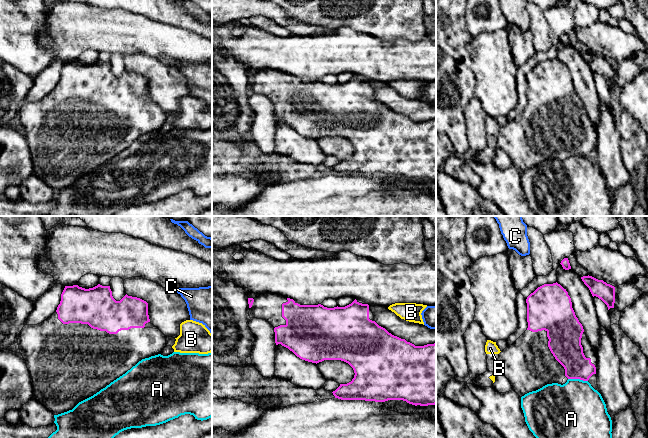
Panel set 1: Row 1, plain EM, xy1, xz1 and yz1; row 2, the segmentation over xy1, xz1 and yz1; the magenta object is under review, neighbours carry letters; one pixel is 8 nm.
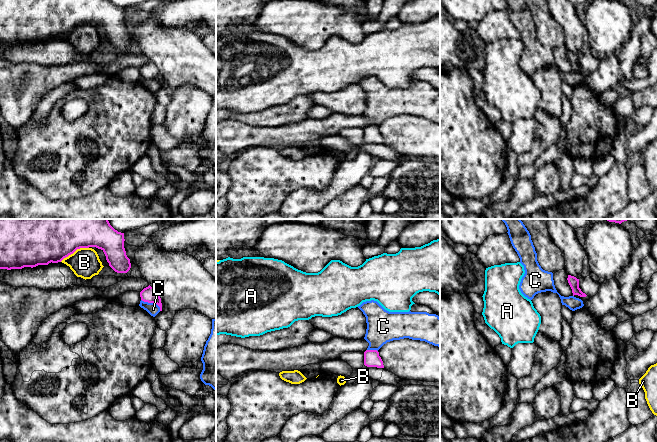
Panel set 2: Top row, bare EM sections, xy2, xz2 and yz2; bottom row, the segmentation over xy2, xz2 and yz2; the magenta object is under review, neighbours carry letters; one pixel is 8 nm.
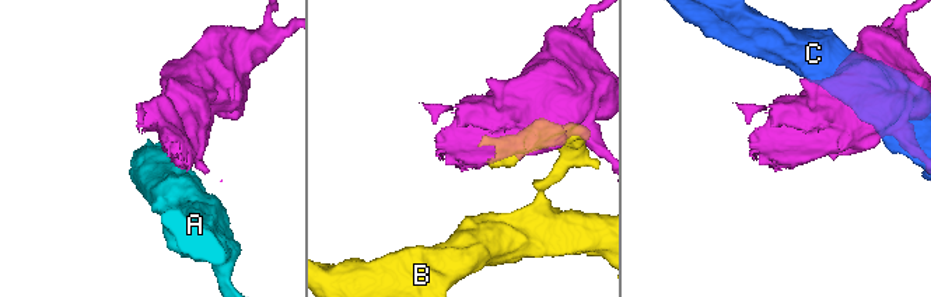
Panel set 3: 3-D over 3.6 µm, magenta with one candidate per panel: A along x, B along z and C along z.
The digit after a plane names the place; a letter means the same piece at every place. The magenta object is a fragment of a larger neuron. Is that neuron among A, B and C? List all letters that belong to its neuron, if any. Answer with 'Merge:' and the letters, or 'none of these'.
Merge: none of these

